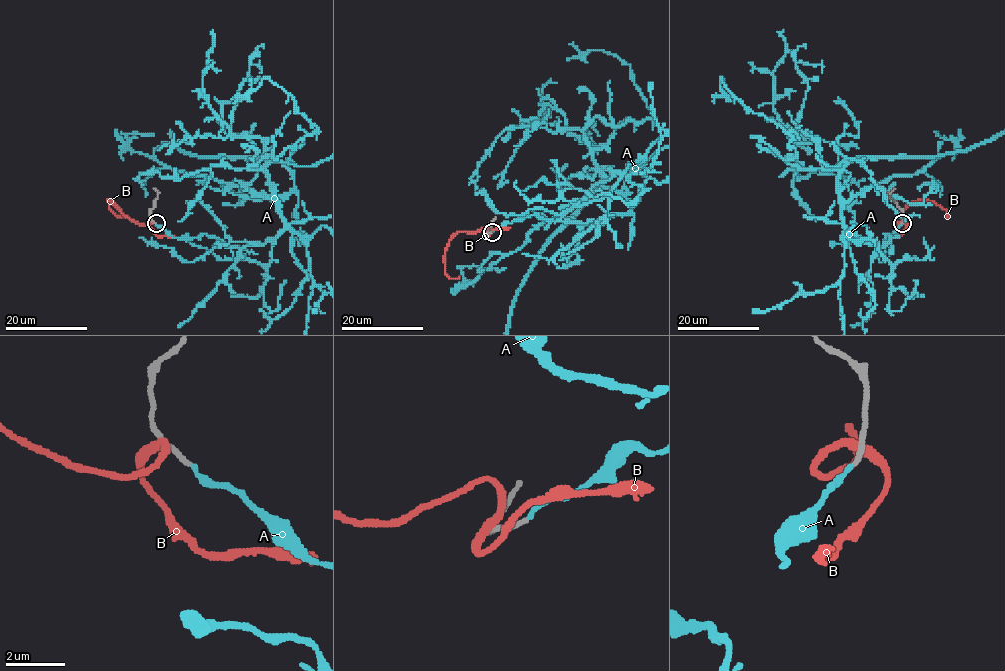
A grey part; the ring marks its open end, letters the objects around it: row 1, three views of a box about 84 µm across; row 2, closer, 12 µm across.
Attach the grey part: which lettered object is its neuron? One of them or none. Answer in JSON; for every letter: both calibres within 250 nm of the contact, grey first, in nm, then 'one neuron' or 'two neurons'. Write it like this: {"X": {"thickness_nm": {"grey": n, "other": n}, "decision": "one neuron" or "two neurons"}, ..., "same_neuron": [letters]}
{"A": {"thickness_nm": {"grey": 160, "other": 160}, "decision": "one neuron"}, "B": {"thickness_nm": {"grey": 200, "other": 280}, "decision": "two neurons"}, "same_neuron": ["A"]}

